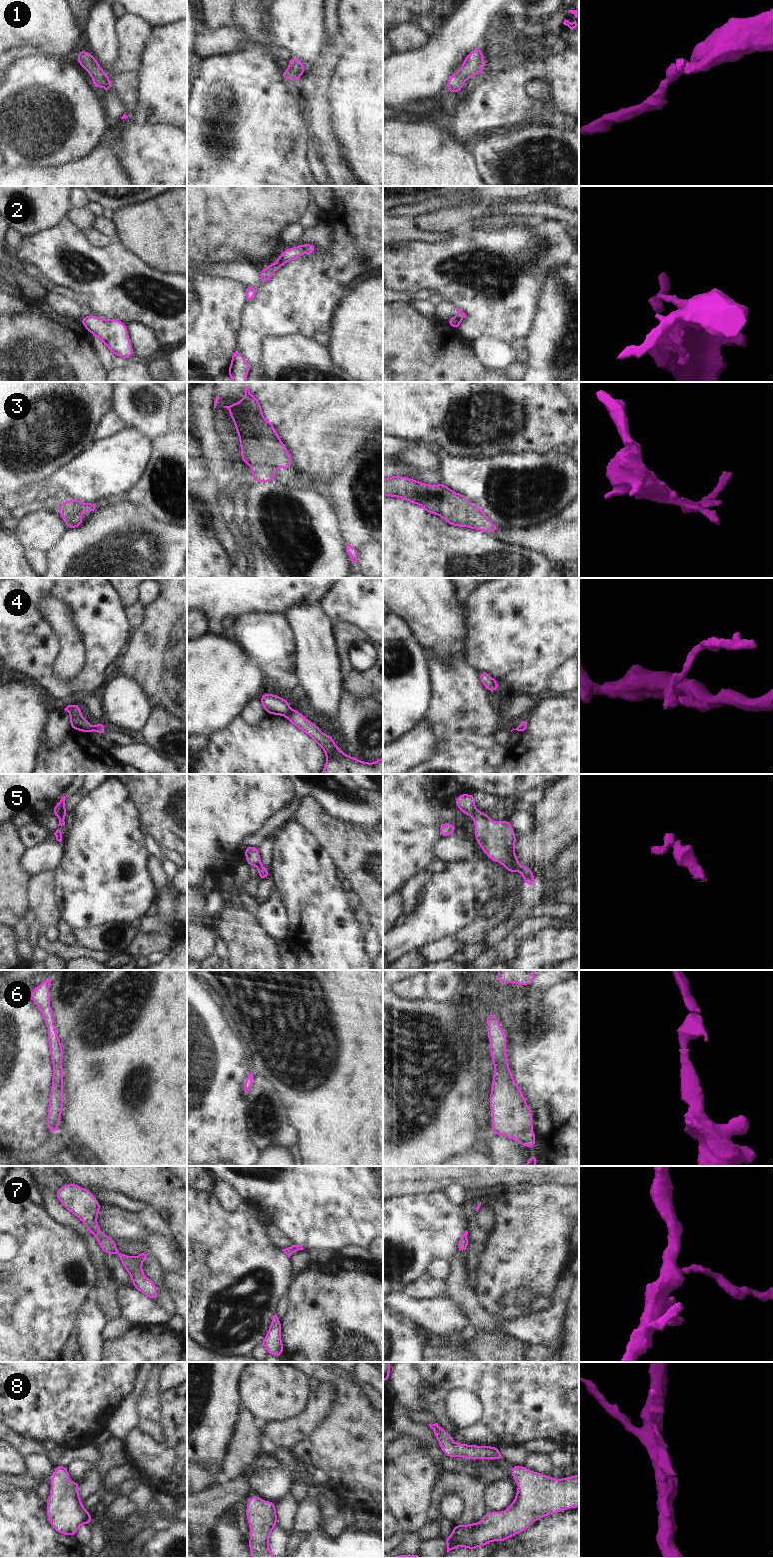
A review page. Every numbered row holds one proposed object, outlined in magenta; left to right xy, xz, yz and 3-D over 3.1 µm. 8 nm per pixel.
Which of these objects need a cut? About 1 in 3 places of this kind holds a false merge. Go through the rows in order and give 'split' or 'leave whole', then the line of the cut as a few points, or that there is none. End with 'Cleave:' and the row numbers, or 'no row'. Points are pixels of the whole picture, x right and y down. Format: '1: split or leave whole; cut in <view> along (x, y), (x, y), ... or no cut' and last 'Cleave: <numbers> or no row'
1: leave whole; no cut
2: split; cut in xz along (277, 258), (284, 262)
3: leave whole; no cut
4: split; cut in xz along (290, 711), (286, 716)
5: split; cut in xy along (66, 811), (59, 818)
6: leave whole; no cut
7: leave whole; no cut
8: leave whole; no cut
Cleave: 2, 4, 5

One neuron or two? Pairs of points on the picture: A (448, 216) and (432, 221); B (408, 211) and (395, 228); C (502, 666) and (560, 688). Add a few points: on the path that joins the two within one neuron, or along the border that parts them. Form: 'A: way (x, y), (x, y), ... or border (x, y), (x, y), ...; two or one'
A: way (444, 220), (436, 221); one
B: border (393, 215), (408, 216), (412, 219); two
C: border (563, 664), (552, 675), (548, 688); two

